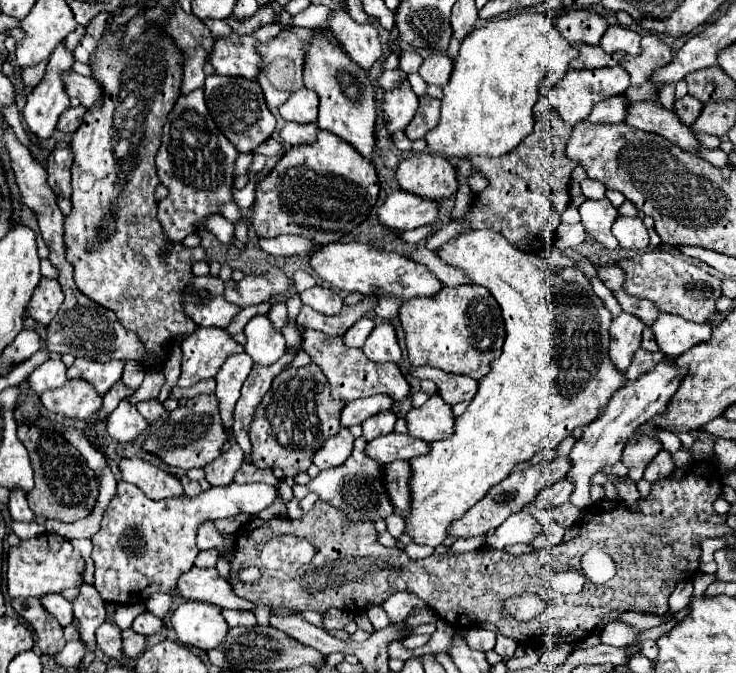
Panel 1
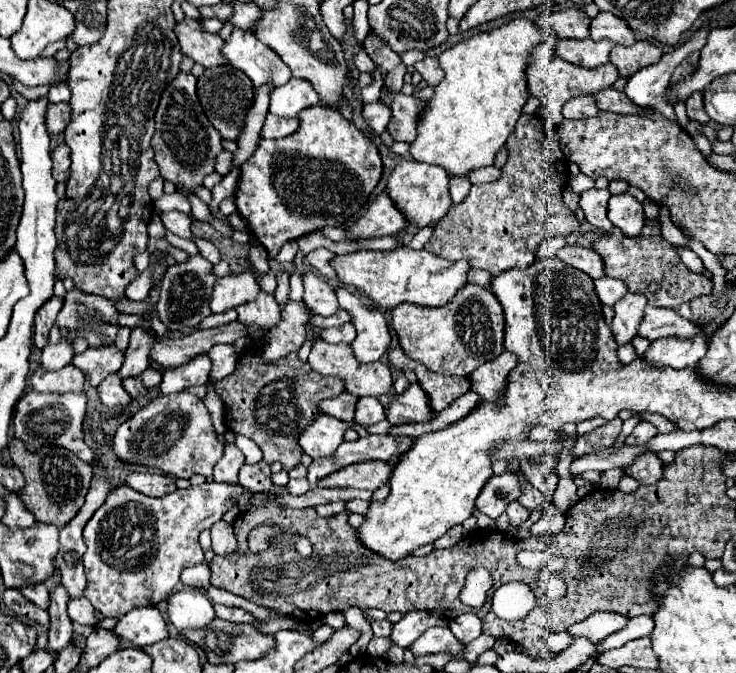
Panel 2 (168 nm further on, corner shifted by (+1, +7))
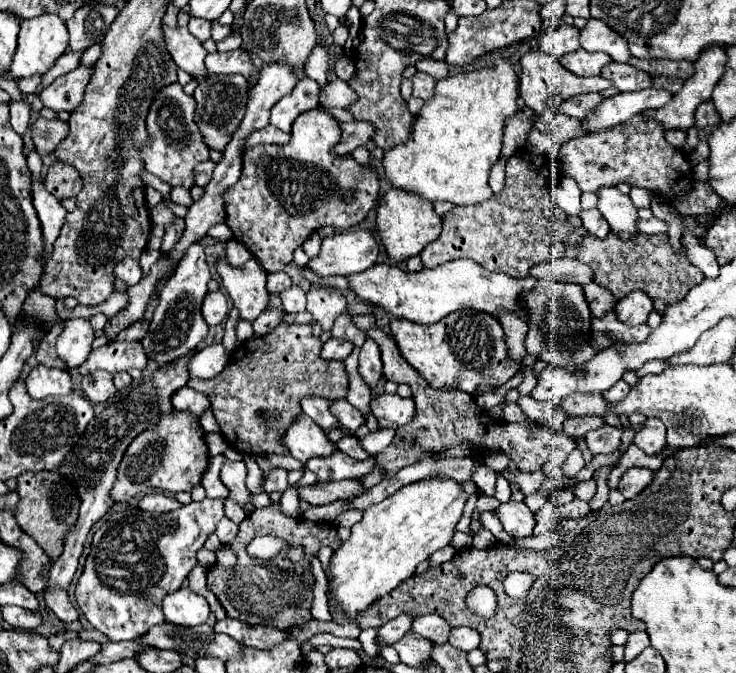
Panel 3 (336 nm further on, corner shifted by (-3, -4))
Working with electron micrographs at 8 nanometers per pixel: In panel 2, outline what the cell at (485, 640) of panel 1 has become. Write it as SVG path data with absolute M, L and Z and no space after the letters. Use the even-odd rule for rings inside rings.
M468 612L468 614L454 618L450 622L450 630L462 644L468 644L482 634L482 624L480 624L480 618L474 612Z

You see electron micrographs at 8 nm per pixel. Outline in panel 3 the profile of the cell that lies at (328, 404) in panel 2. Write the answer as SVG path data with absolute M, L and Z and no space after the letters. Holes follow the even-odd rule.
M304 397L302 399L302 411L314 421L314 423L320 423L320 427L324 429L336 429L340 427L340 421L332 415L330 407L328 407L330 401L322 399L322 397Z

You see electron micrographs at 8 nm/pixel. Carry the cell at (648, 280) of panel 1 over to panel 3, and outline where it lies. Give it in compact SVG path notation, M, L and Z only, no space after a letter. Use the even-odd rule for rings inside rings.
M610 233L606 239L596 239L596 237L584 237L578 259L594 271L594 281L614 293L616 299L626 297L630 291L640 289L644 291L652 301L654 309L658 313L664 313L664 307L678 303L688 295L688 291L704 281L704 275L698 267L690 265L684 253L674 253L668 235L658 233L658 235L646 235L638 233L630 241L618 239L616 233Z

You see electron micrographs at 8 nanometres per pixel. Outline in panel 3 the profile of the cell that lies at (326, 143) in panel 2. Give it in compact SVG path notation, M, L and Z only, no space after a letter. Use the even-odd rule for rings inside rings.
M318 107L318 109L312 109L312 111L302 113L302 115L294 121L290 143L286 143L286 145L258 145L258 147L248 147L248 149L244 151L244 173L242 173L240 181L236 183L236 187L230 187L230 189L224 193L224 201L226 201L226 223L228 223L228 227L232 229L234 239L240 241L242 245L246 245L246 249L260 261L260 265L262 265L268 273L282 271L288 263L292 263L292 253L294 253L298 247L302 247L302 243L304 243L316 229L326 227L326 225L330 225L330 227L334 227L334 229L354 227L354 225L358 225L358 223L366 217L366 213L376 205L376 201L378 201L378 191L380 191L380 175L378 175L378 171L376 171L374 167L370 167L370 165L360 165L352 155L346 155L346 157L334 155L334 147L336 147L336 143L338 143L340 139L342 139L342 131L340 131L338 121L336 121L328 111L324 111L324 109ZM284 161L286 161L286 169L284 169ZM346 193L352 195L350 201L344 199Z

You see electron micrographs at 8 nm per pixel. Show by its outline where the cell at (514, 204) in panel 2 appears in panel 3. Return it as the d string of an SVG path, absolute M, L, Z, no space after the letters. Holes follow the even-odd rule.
M522 149L512 155L506 161L506 185L498 195L478 205L456 207L444 215L440 237L420 253L424 267L432 269L466 257L488 271L520 279L526 277L534 265L552 259L552 247L562 249L576 233L568 215L554 205L552 191L562 177L554 167L554 159L544 153Z

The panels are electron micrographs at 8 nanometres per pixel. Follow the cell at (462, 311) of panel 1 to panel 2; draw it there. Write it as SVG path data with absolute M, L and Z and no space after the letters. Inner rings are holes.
M474 284L462 288L456 294L456 300L444 308L398 304L392 314L392 328L398 334L404 354L442 376L468 376L480 364L494 360L504 350L502 306L492 292L476 288Z

